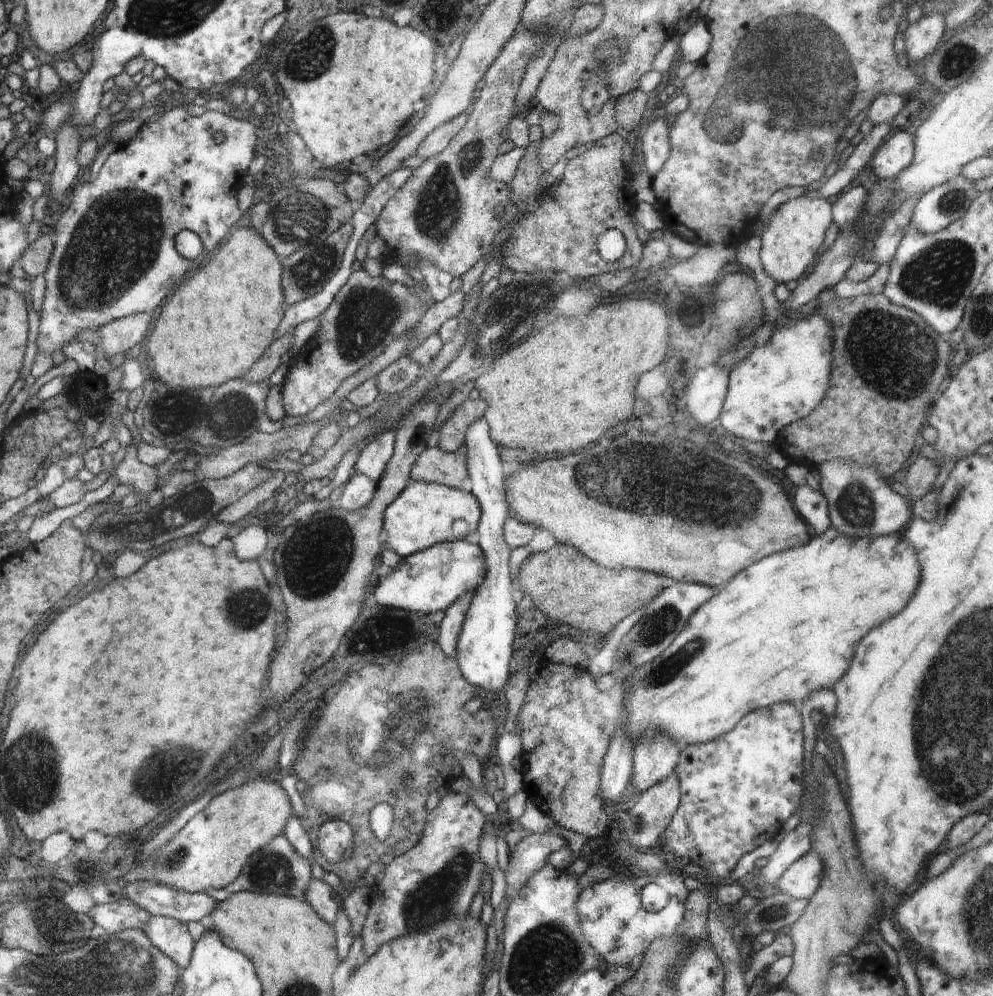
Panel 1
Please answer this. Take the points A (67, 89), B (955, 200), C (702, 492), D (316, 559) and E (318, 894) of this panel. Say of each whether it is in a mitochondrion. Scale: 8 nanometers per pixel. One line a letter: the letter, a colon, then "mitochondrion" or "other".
A: other
B: mitochondrion
C: mitochondrion
D: mitochondrion
E: other

